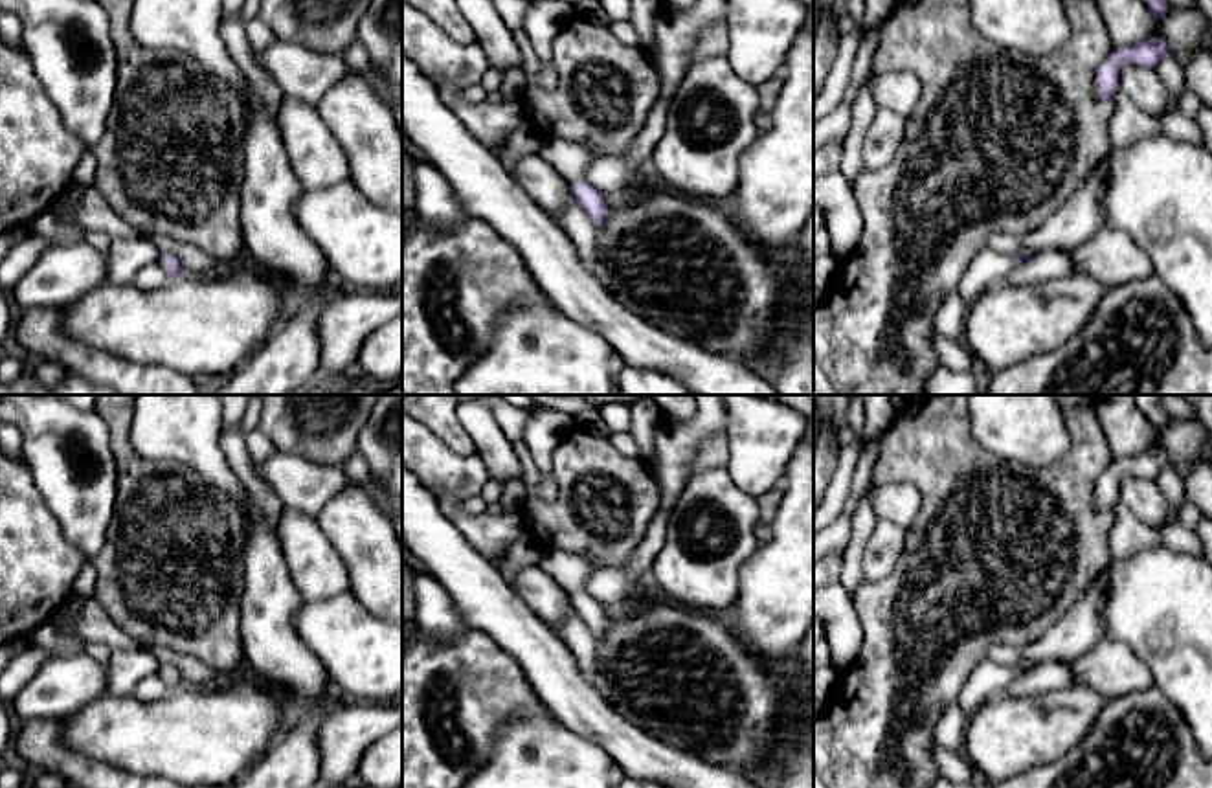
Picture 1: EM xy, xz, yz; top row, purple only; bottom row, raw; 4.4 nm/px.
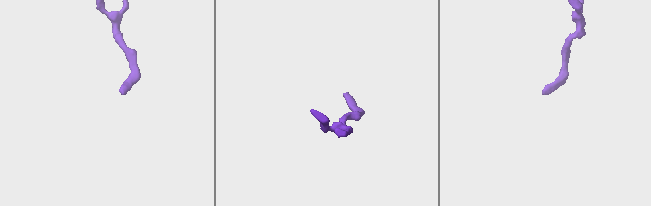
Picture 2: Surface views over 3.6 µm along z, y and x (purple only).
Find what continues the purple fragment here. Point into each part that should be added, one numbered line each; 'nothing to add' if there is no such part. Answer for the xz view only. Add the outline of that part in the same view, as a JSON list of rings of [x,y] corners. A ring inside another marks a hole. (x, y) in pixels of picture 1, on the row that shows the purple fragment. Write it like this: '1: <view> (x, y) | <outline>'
1: xz (572, 160) | [[[544,140],[538,154],[553,165],[569,186],[586,180],[586,169],[599,158],[591,149],[566,140]]]

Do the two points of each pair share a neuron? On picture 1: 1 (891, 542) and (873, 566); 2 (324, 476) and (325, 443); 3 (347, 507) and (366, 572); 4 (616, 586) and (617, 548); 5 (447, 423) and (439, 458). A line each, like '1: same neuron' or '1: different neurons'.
1: same neuron
2: different neurons
3: same neuron
4: different neurons
5: different neurons

